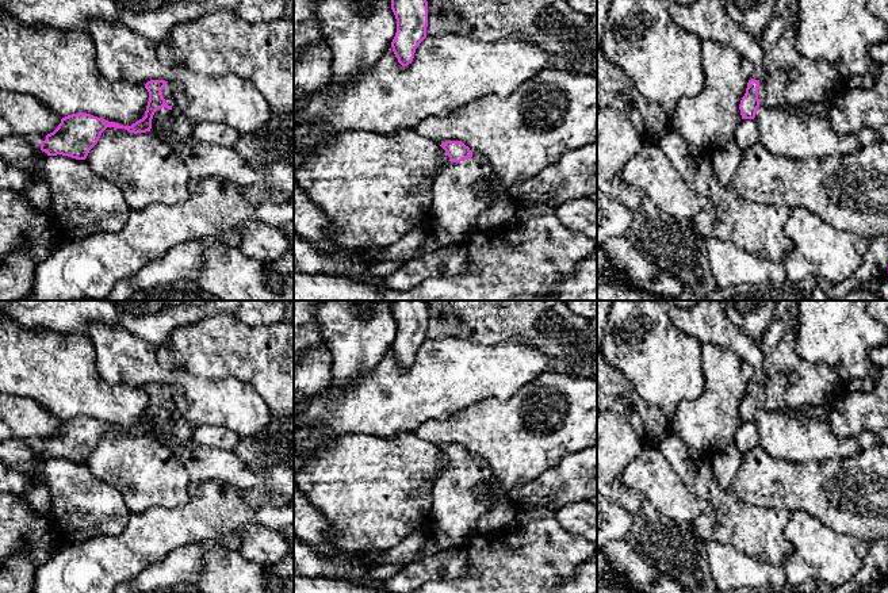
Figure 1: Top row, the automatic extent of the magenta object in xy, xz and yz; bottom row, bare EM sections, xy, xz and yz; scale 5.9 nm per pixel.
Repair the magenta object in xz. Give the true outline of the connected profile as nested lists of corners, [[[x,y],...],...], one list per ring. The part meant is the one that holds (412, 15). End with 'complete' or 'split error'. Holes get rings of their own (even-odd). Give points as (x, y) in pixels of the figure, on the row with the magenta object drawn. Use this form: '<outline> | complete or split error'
[[[391,0],[397,19],[397,32],[391,42],[393,51],[402,66],[412,64],[416,49],[426,38],[428,1]]] | complete

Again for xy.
[[[150,80],[145,84],[145,88],[149,92],[145,116],[131,126],[79,112],[62,118],[53,133],[47,135],[31,134],[26,137],[26,141],[38,153],[38,161],[57,154],[85,160],[107,127],[125,129],[134,134],[150,131],[154,112],[162,107],[172,110],[177,85],[172,81]]] | split error

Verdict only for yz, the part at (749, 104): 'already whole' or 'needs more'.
needs more

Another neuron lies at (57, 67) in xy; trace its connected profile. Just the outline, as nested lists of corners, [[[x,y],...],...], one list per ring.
[[[0,11],[0,88],[27,93],[54,114],[93,116],[131,126],[145,116],[149,92],[143,84],[107,80],[96,65],[96,49],[87,31],[26,27]]]

